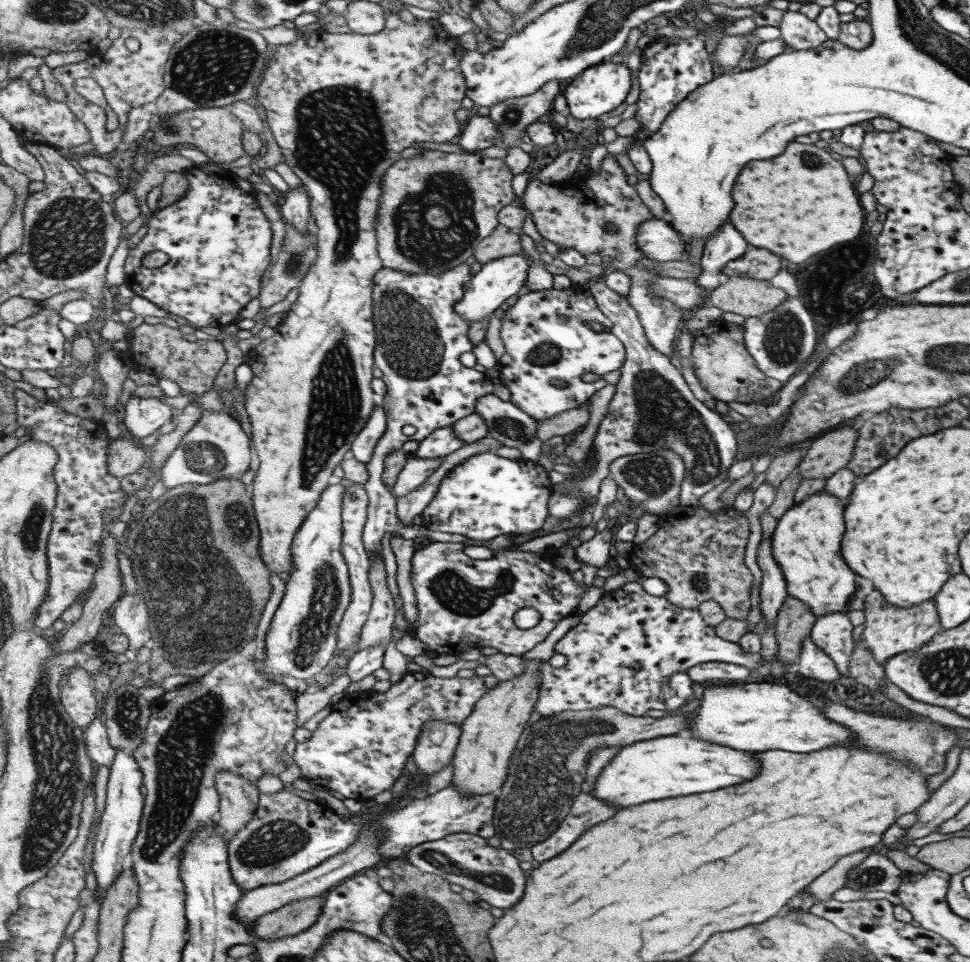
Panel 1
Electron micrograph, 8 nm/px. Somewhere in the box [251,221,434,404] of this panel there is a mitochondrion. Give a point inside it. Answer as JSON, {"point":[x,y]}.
{"point":[294,261]}

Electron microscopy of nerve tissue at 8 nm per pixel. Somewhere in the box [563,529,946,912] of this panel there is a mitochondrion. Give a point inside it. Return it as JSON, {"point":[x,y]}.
{"point":[873,875]}

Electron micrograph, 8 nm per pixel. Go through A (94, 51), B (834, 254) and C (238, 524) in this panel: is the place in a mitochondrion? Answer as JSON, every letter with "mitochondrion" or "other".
{"A":"other","B":"mitochondrion","C":"mitochondrion"}

